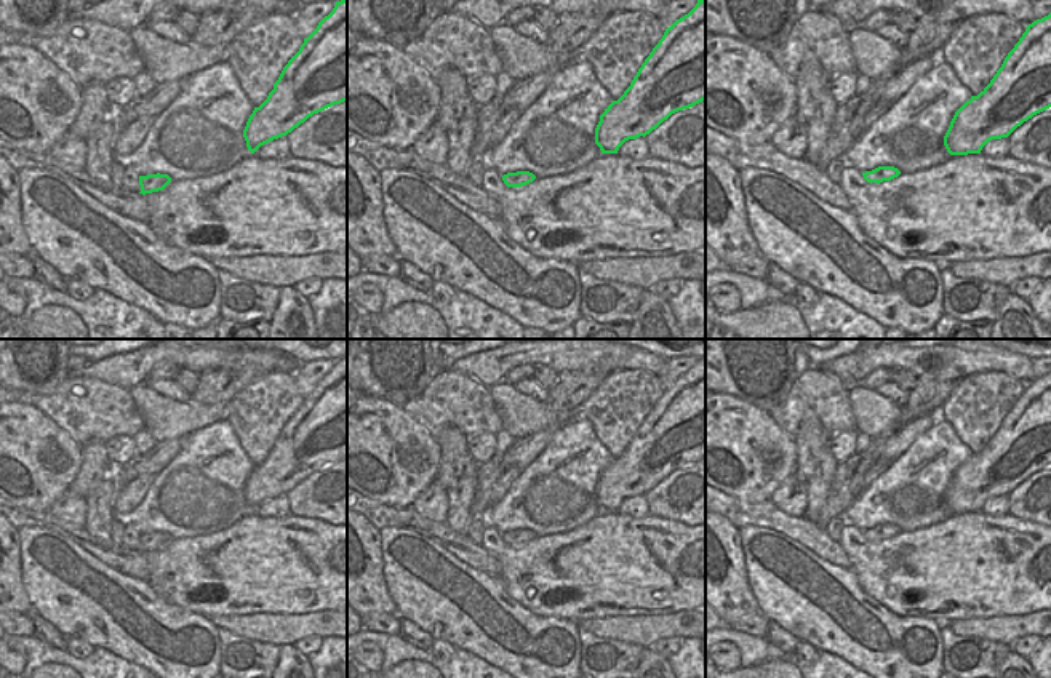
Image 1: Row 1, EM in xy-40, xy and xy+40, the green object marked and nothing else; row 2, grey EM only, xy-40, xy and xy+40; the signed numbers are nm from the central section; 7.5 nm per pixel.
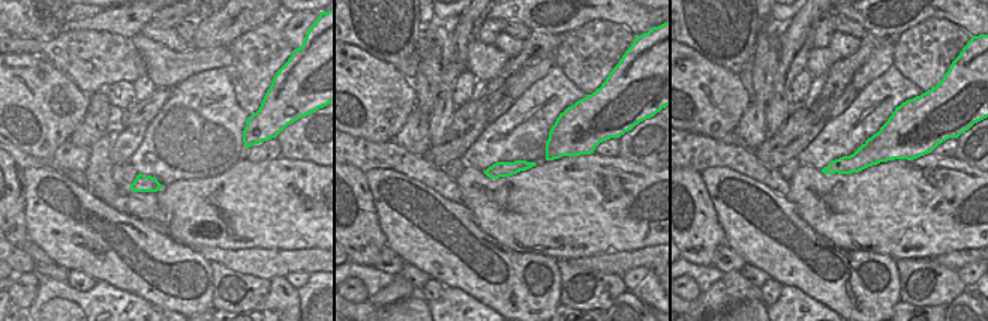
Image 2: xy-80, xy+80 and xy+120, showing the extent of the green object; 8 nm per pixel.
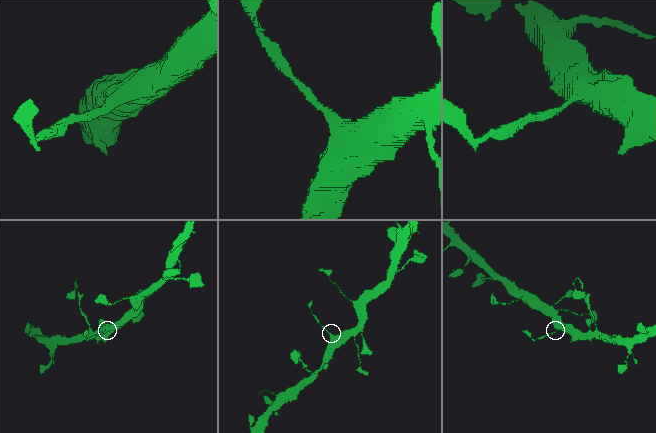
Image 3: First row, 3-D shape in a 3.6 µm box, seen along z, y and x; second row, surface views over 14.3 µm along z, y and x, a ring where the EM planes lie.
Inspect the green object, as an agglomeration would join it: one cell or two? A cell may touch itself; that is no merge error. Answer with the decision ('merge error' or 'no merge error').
merge error

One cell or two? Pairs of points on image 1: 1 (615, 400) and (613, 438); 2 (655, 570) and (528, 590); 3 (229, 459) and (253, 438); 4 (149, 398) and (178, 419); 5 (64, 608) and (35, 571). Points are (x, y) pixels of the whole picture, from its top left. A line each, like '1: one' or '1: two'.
1: one
2: one
3: two
4: one
5: one

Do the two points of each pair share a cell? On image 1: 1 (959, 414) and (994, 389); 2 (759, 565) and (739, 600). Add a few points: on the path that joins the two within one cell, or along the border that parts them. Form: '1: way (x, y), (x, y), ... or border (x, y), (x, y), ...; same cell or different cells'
1: way (967, 410), (971, 410), (986, 397); same cell
2: border (741, 547), (746, 581), (759, 610); different cells

